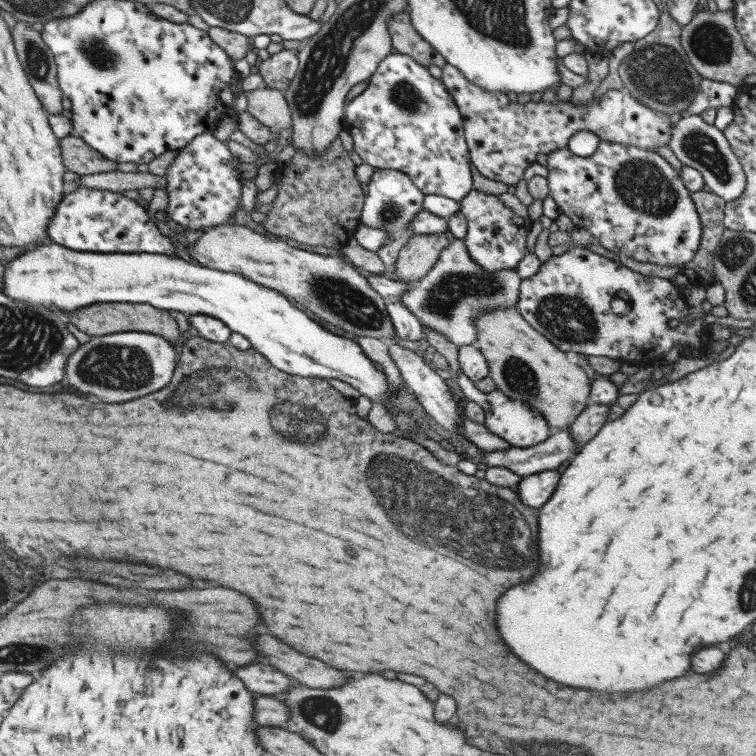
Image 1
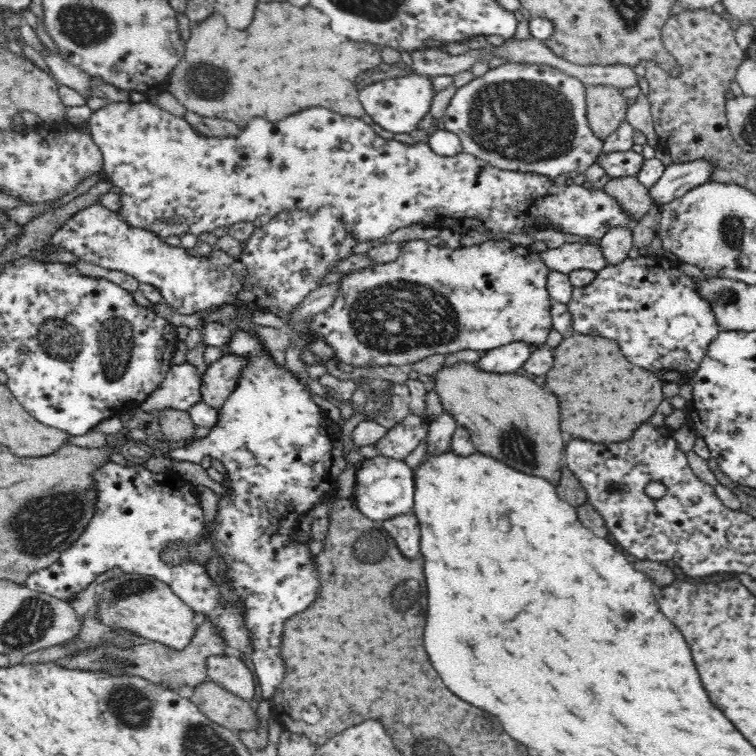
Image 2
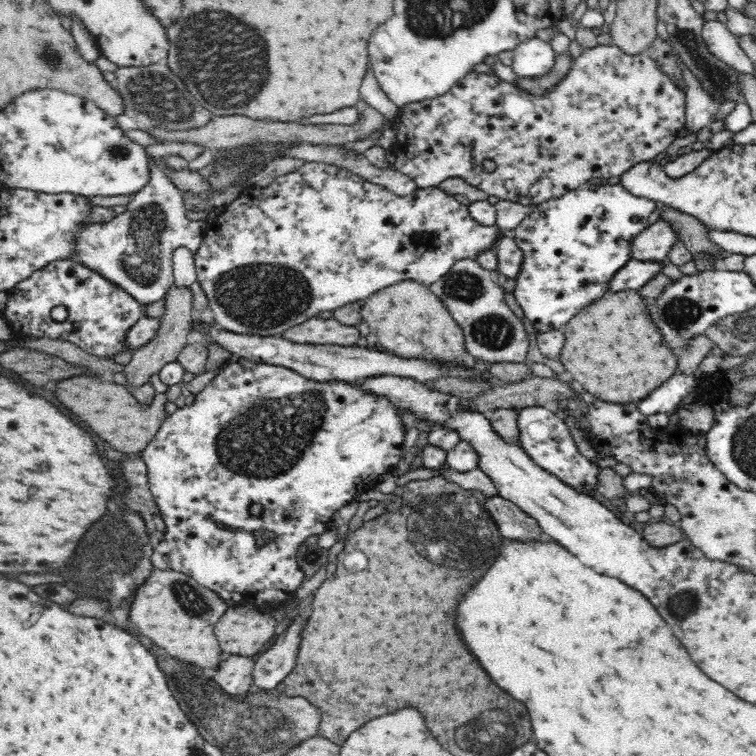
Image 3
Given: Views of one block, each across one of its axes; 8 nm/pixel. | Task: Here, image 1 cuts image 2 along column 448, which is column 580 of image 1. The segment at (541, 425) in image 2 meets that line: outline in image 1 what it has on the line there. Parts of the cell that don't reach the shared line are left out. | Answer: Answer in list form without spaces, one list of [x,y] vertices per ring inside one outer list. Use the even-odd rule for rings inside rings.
[[[516,307],[484,311],[474,320],[475,347],[482,352],[497,389],[512,400],[529,402],[545,418],[552,433],[570,428],[587,407],[591,391],[588,374],[568,360],[568,354],[530,327]]]

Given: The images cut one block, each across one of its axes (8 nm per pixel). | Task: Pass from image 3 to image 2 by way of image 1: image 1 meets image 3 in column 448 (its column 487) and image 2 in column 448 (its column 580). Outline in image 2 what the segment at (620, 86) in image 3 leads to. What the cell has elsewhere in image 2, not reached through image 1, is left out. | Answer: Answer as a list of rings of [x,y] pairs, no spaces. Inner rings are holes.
[[[508,61],[496,68],[489,69],[484,75],[477,77],[466,85],[457,88],[456,94],[447,106],[443,114],[444,128],[451,133],[456,134],[460,139],[462,150],[468,154],[474,155],[480,160],[492,164],[493,167],[504,169],[507,171],[520,171],[521,173],[540,173],[548,175],[550,178],[556,178],[560,174],[568,174],[574,178],[581,178],[582,173],[594,164],[597,156],[603,151],[603,142],[600,140],[589,127],[587,119],[587,104],[585,85],[581,80],[578,80],[572,75],[564,73],[564,71],[548,66],[546,64],[532,63],[515,63]]]

